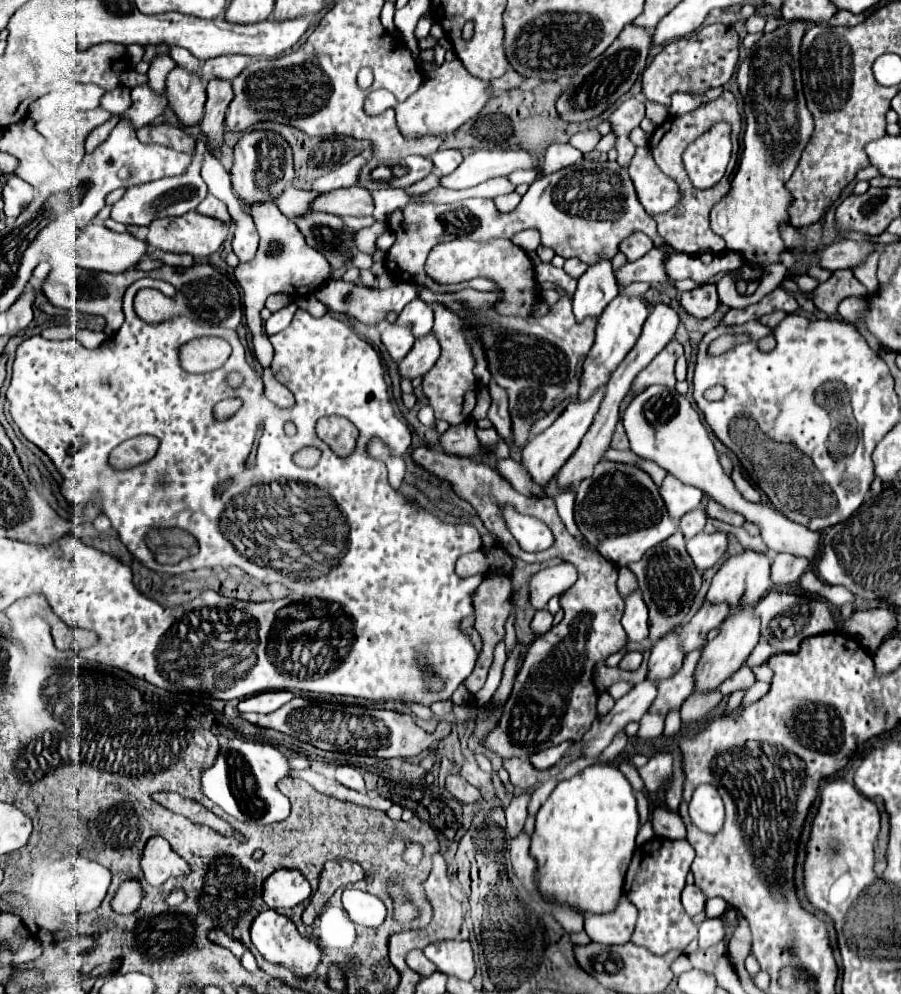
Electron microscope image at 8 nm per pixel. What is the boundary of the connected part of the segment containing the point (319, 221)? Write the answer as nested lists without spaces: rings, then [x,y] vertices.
[[[306,213],[294,219],[306,243],[318,249],[332,267],[342,267],[350,259],[352,231],[342,225],[340,217],[328,213]]]

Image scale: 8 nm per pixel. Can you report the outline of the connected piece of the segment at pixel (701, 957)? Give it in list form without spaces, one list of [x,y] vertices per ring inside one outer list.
[[[722,941],[722,943],[714,945],[714,947],[710,947],[710,949],[700,949],[700,951],[696,951],[696,953],[690,953],[688,959],[690,959],[690,963],[692,963],[694,969],[712,971],[716,959],[722,957],[724,953],[726,953],[726,943]]]

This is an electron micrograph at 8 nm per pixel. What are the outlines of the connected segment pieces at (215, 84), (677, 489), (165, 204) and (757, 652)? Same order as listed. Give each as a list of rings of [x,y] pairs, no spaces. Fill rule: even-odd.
[[[210,79],[206,91],[208,91],[208,101],[206,101],[204,119],[202,119],[202,131],[212,139],[212,145],[220,145],[222,133],[224,133],[226,109],[234,96],[232,81]]]
[[[666,475],[664,483],[660,487],[660,495],[662,495],[672,519],[680,519],[684,513],[698,509],[700,501],[702,501],[700,489],[686,485],[680,479],[674,479],[674,475]]]
[[[200,137],[196,143],[196,151],[192,153],[192,165],[188,167],[188,171],[184,175],[164,177],[158,181],[150,181],[150,183],[126,189],[122,199],[112,205],[110,217],[124,225],[150,225],[158,217],[178,217],[188,211],[194,211],[208,193],[206,183],[200,177],[200,163],[202,163],[204,151],[206,151],[206,141],[204,137]]]
[[[760,639],[758,641],[758,645],[754,647],[754,651],[750,653],[750,657],[748,657],[748,665],[750,667],[754,667],[754,665],[762,665],[762,663],[766,663],[770,657],[772,657],[772,647],[770,647],[770,643],[766,643],[766,639]]]

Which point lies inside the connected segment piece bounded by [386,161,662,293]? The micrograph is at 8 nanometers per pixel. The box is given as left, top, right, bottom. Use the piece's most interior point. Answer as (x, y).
(585, 210)

